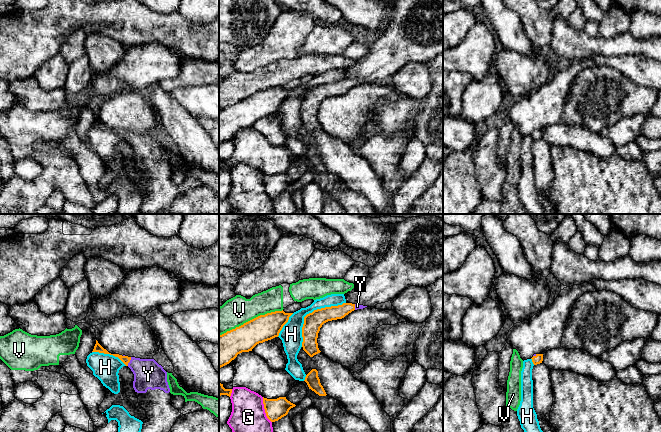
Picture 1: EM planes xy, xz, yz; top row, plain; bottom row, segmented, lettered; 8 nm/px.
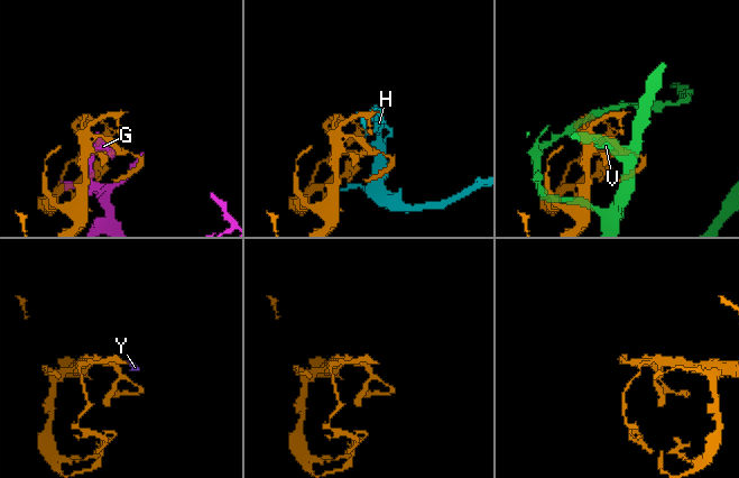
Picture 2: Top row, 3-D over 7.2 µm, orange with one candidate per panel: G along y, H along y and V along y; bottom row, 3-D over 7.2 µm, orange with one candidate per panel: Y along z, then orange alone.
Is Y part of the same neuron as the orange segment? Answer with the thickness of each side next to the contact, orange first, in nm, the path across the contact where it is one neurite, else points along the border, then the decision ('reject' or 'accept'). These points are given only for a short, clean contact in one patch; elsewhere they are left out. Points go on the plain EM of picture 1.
60 nm thick on the orange side, 240 nm on the other; runs through xy (125, 135), (129, 137), (148, 150); accept

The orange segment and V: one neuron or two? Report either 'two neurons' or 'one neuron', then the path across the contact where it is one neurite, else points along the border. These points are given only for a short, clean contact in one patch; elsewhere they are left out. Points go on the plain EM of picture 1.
two neurons

